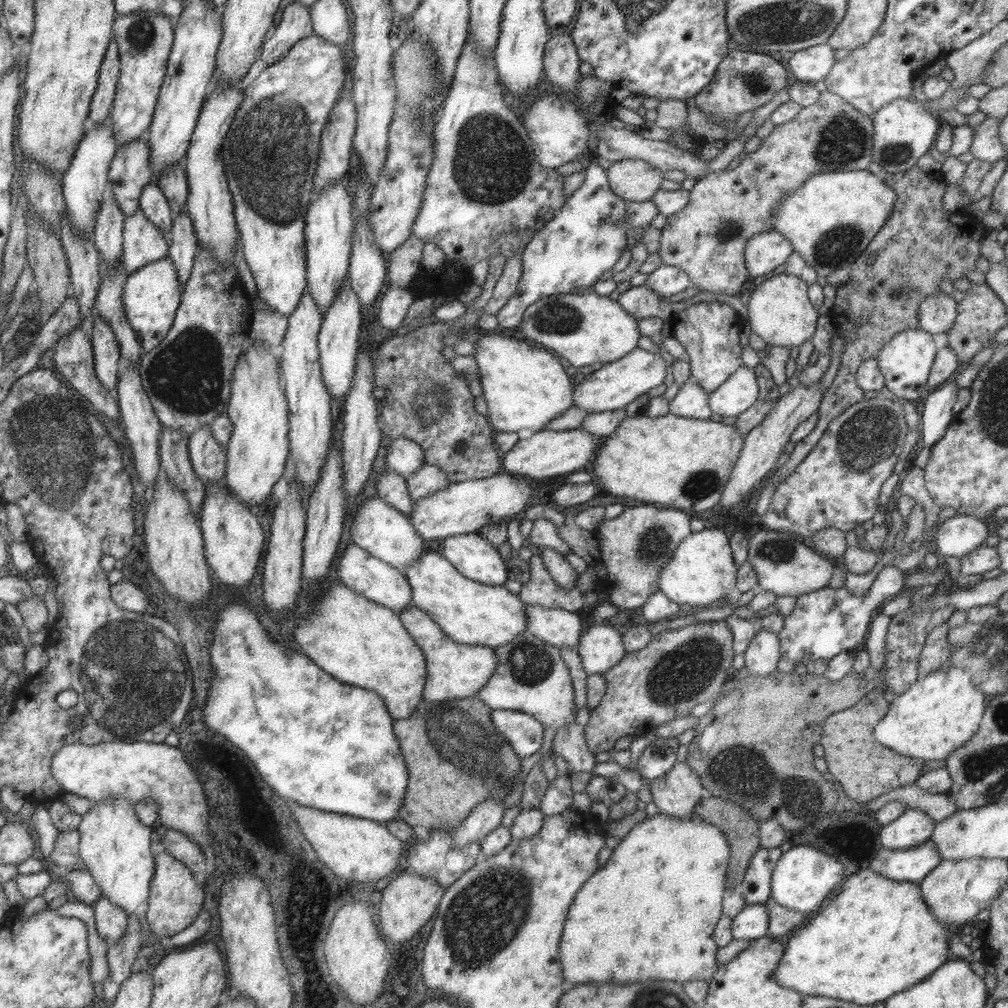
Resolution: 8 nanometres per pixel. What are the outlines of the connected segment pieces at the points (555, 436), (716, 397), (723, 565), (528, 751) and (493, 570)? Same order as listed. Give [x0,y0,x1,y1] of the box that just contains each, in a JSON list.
[[502,428,600,483],[709,365,759,416],[660,528,738,607],[491,709,545,758],[442,533,508,586]]

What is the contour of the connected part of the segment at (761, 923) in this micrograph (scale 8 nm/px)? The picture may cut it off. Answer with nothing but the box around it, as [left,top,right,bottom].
[732,903,769,940]

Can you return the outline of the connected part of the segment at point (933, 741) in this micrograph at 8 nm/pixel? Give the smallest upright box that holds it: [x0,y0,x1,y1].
[873,665,989,761]

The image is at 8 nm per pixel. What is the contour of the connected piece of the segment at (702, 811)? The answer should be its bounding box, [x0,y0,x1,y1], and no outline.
[694,797,761,889]

